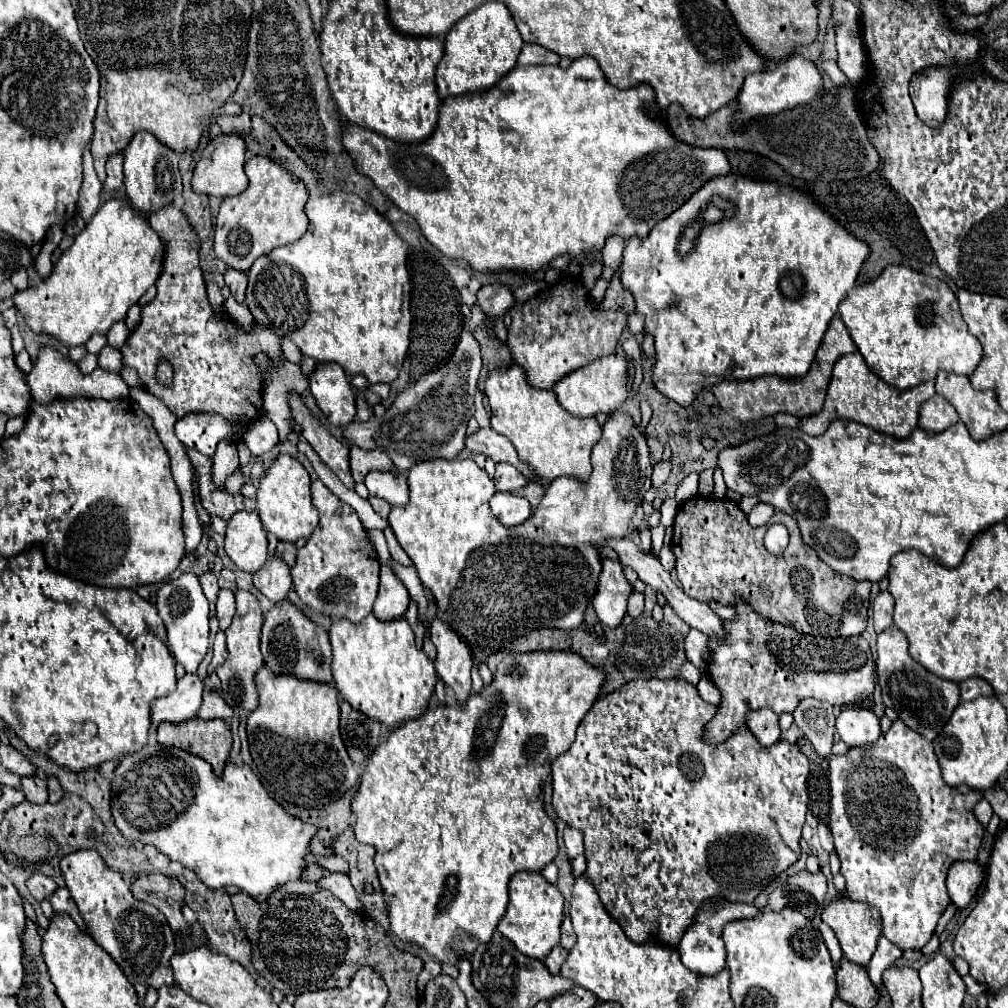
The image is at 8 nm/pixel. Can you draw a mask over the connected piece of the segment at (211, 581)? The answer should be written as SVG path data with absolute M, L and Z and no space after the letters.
M206 572L200 576L200 584L202 584L202 590L210 602L210 638L214 638L214 634L218 632L218 620L216 620L216 594L220 590L218 586L218 580L212 572Z

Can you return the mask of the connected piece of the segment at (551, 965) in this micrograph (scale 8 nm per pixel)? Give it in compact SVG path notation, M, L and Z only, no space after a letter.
M556 946L556 948L546 956L544 964L546 964L546 968L550 970L550 974L560 974L560 966L562 966L562 962L564 962L566 958L568 958L568 950L562 948L562 946Z

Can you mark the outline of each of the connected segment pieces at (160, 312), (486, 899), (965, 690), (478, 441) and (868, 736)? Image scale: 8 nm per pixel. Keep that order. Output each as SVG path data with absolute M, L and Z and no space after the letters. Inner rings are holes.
M168 206L166 210L160 212L150 212L148 216L150 226L158 236L162 238L164 244L164 260L162 260L162 272L160 278L156 280L156 298L142 308L142 318L140 324L132 330L128 336L126 344L122 346L122 364L130 366L138 372L140 382L152 392L156 398L160 398L178 418L186 416L188 412L216 412L224 418L238 418L242 426L250 426L264 418L264 378L266 372L258 368L254 358L258 354L266 354L268 360L274 366L280 366L286 358L282 354L282 338L278 334L262 328L260 324L254 324L250 330L244 330L238 322L234 322L230 316L222 312L214 312L208 296L206 296L206 284L202 278L202 268L200 268L200 238L190 226L186 214L174 206ZM156 356L166 356L174 368L174 380L172 386L160 386L156 382Z
M538 652L538 654L520 654L512 656L508 654L502 664L498 664L498 672L492 680L492 684L484 686L480 694L472 694L464 708L458 706L438 706L434 710L424 712L420 718L414 722L406 722L404 726L396 728L384 744L380 744L374 754L368 758L360 786L353 795L351 810L356 819L354 824L354 834L359 842L370 844L376 848L376 870L378 870L378 880L382 886L384 902L386 902L386 912L390 920L390 932L398 936L400 940L414 942L420 948L424 948L434 960L440 964L452 964L456 966L462 958L470 958L474 950L480 944L490 942L500 918L506 912L506 890L508 890L508 880L516 872L542 872L546 864L550 864L558 852L556 844L556 826L554 822L546 816L544 812L544 798L542 798L542 784L546 776L550 774L550 764L566 752L574 738L576 738L576 728L584 714L592 708L600 686L604 682L602 670L596 670L588 662L584 662L578 654L574 652Z
M966 678L958 686L960 686L960 698L964 702L966 700L974 700L978 696L992 696L994 694L990 684L986 684L982 678Z
M478 428L474 434L466 436L466 450L470 454L484 454L484 456L492 458L494 462L510 462L518 470L522 470L522 474L528 480L532 478L528 466L518 460L514 446L502 434L498 434L492 428Z
M844 708L842 714L836 718L836 728L838 728L840 738L850 748L854 748L854 746L866 746L868 742L876 742L878 736L882 734L880 732L880 718L872 710L866 710L866 708Z

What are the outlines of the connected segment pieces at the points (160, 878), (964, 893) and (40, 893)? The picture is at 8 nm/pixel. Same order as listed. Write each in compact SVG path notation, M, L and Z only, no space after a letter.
M140 874L132 884L132 892L138 900L156 906L168 918L172 932L188 930L188 922L180 912L184 904L184 888L176 878L168 878L164 874Z
M956 862L948 870L948 878L946 878L950 902L958 910L964 910L972 902L978 886L982 884L982 878L984 878L984 870L980 868L978 862Z
M34 874L28 882L26 882L30 894L42 902L44 898L48 898L54 890L56 890L56 882L50 878L50 876L44 876L44 874Z

